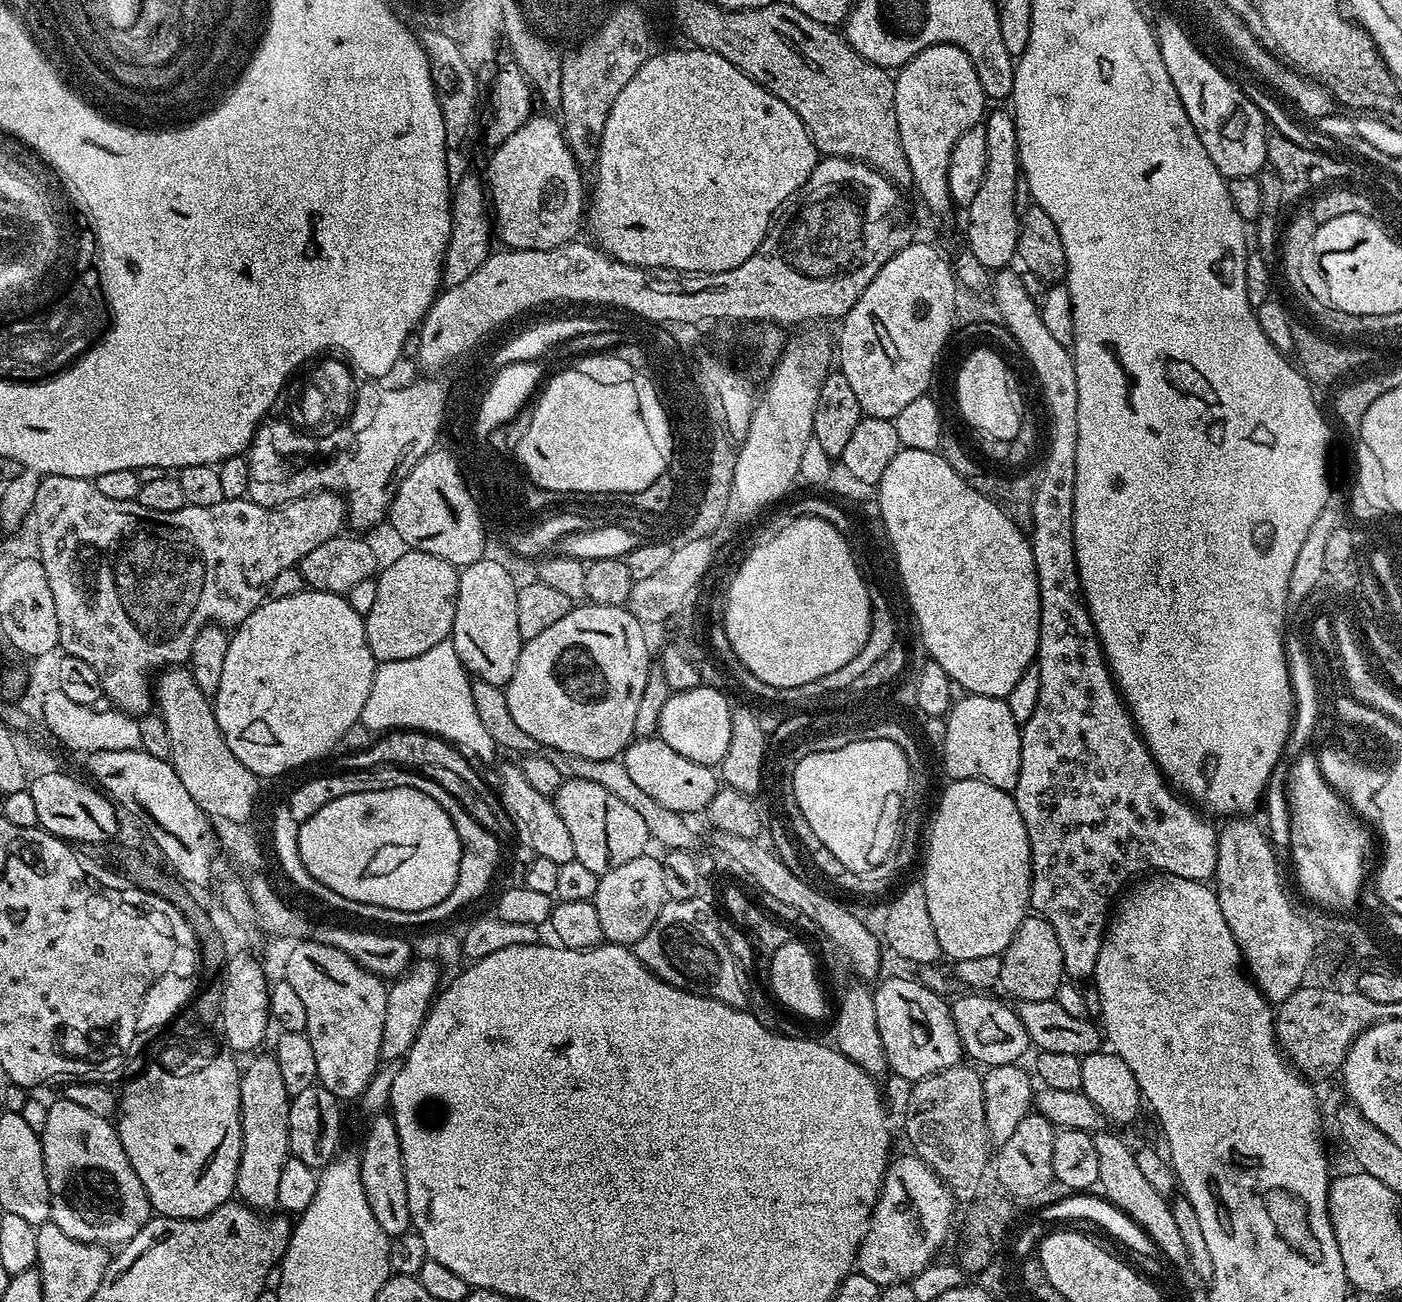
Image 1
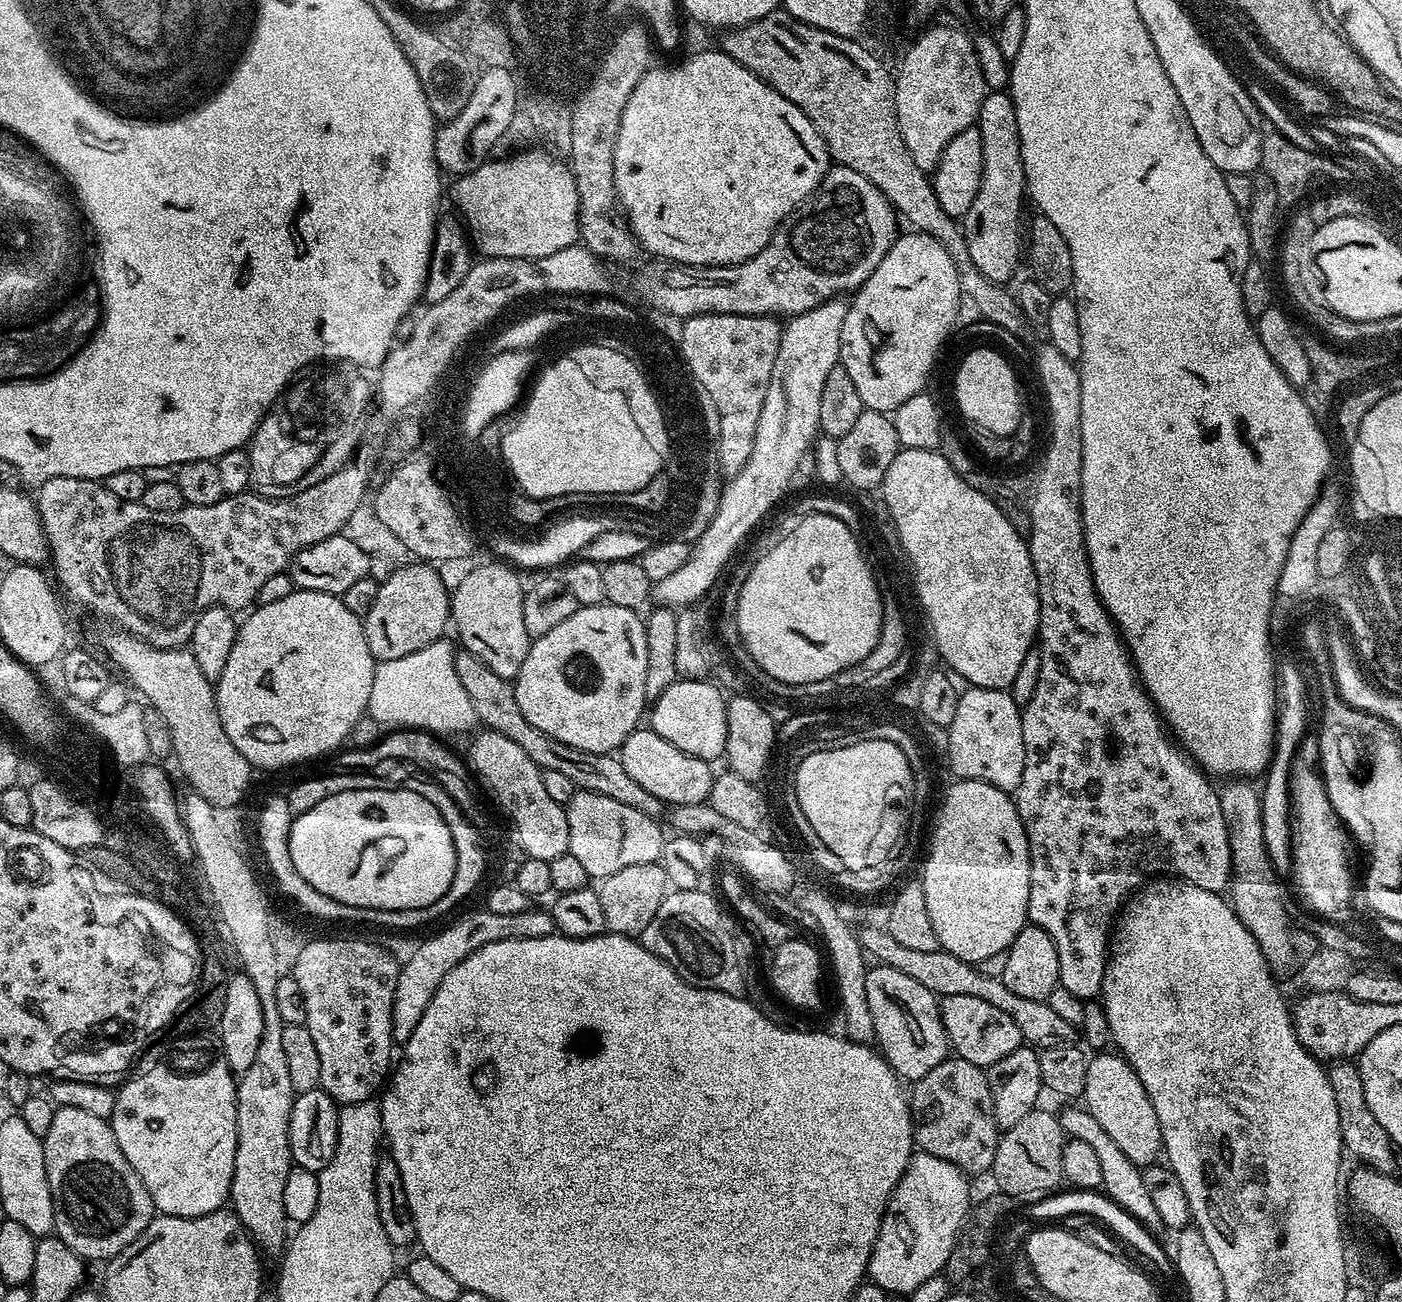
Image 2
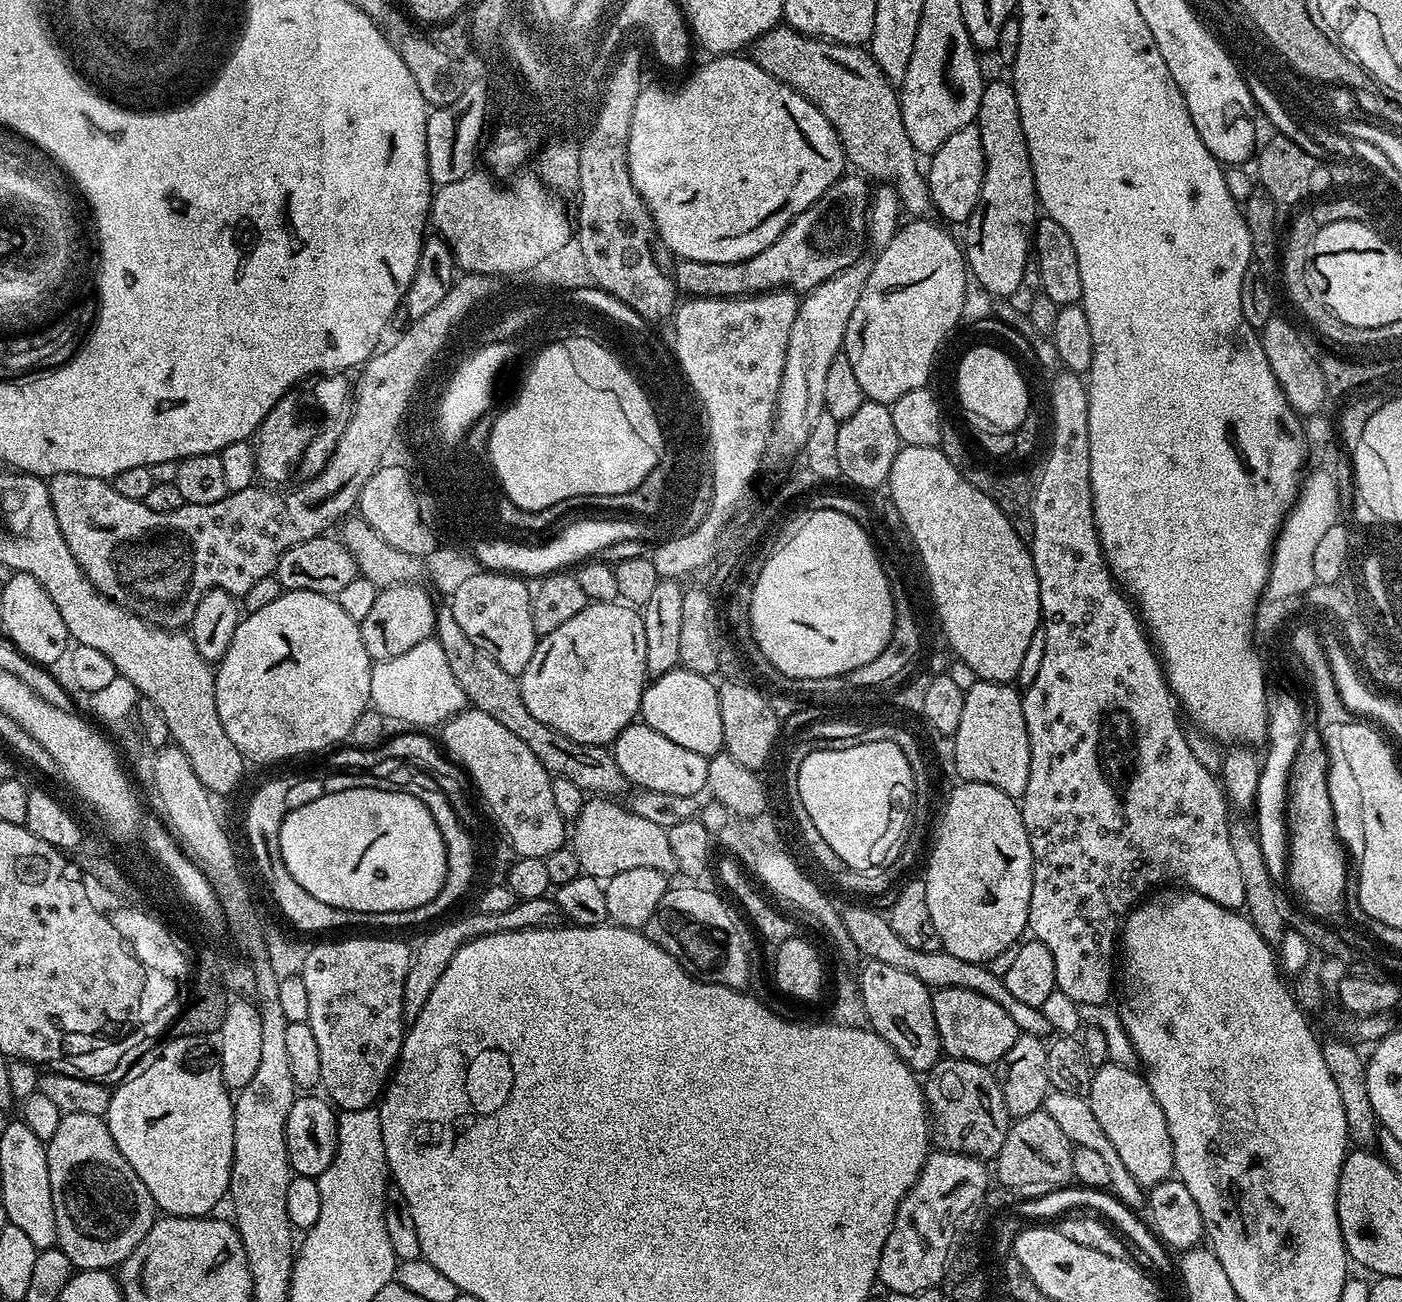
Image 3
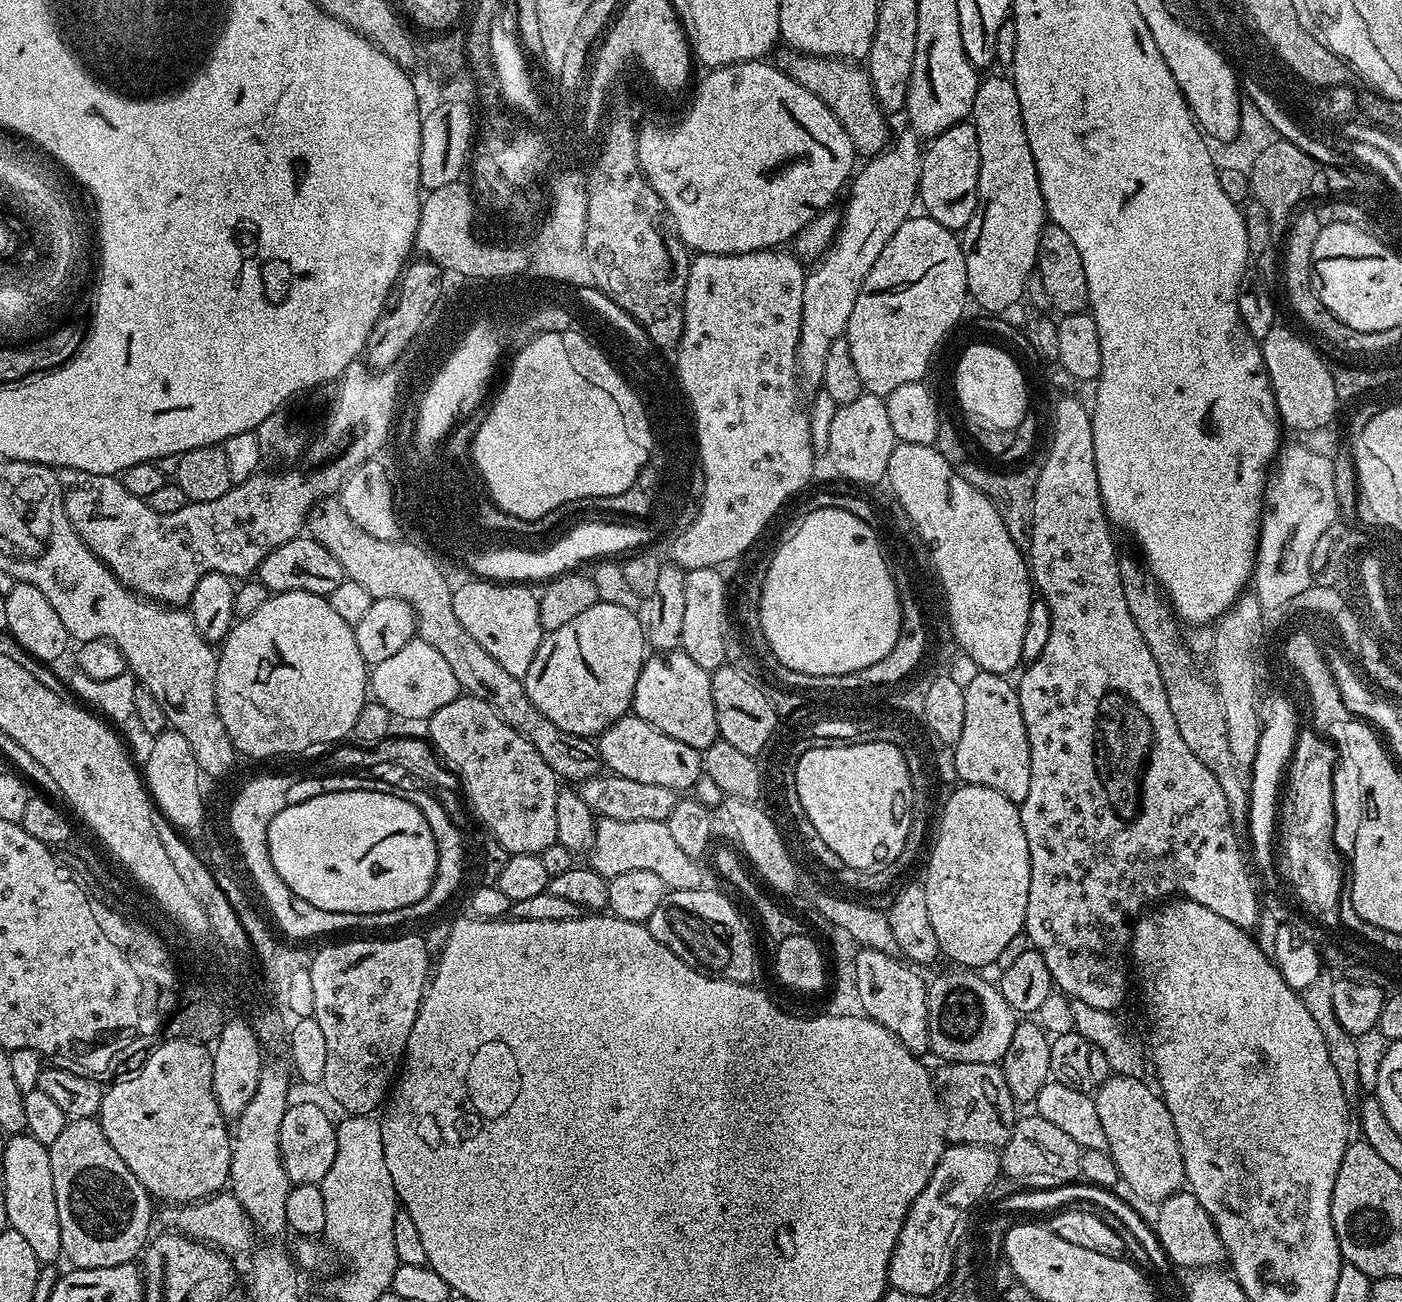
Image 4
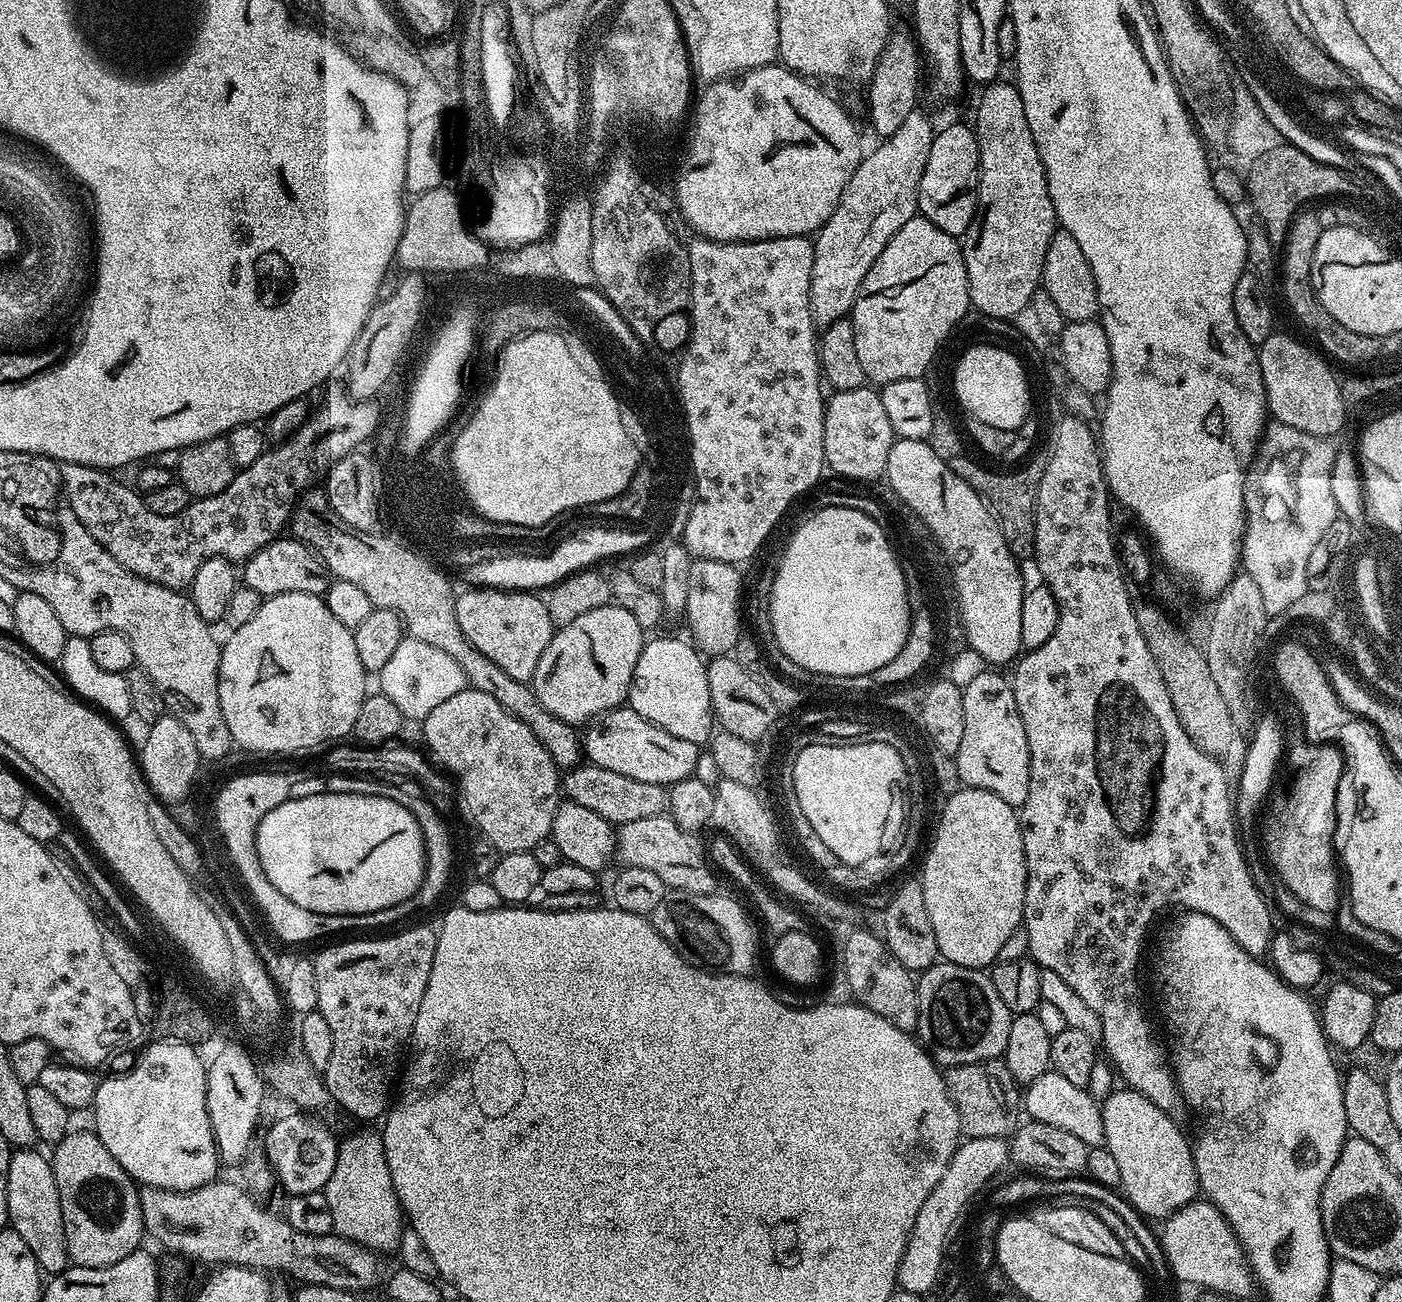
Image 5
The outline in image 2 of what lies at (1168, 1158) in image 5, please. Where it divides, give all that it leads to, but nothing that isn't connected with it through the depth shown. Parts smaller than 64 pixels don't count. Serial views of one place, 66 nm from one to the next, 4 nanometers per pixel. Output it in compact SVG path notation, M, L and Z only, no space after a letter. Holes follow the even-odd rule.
M1096 1054L1086 1066L1086 1090L1082 1097L1083 1107L1114 1138L1114 1143L1130 1162L1141 1166L1157 1163L1161 1159L1164 1139L1158 1126L1158 1114L1154 1114L1154 1106L1142 1086L1135 1070L1127 1060L1119 1054Z

